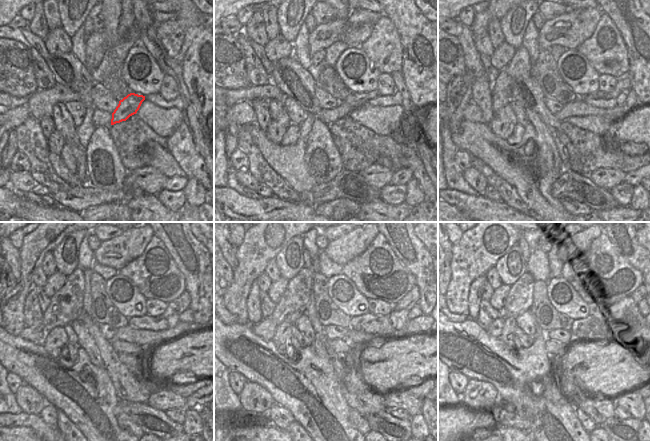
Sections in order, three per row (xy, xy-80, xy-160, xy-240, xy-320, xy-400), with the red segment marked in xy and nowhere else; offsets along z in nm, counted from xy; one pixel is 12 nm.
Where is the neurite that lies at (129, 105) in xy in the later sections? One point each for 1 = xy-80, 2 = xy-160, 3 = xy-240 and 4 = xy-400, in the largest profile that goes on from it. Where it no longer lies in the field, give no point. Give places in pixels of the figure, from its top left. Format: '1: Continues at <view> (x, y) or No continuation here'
1: Continues at xy-80 (355, 100)
2: Continues at xy-160 (623, 83)
3: Continues at xy-240 (177, 306)
4: Continues at xy-400 (640, 293).

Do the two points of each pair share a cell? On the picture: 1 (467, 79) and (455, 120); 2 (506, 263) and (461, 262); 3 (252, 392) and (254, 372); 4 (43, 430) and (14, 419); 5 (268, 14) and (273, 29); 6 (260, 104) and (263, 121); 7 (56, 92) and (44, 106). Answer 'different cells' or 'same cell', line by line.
1: same cell
2: different cells
3: different cells
4: same cell
5: same cell
6: same cell
7: same cell

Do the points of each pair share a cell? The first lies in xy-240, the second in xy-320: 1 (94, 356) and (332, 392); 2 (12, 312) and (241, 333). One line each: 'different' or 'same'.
1: different
2: different

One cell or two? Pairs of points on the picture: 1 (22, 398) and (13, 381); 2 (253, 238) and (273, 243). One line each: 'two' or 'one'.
1: two
2: one

